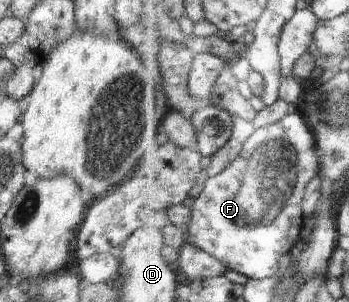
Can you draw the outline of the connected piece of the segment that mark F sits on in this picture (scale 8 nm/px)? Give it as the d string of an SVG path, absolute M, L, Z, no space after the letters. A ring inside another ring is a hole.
M287 114L283 119L269 125L269 128L265 130L257 130L251 140L245 144L245 152L217 178L211 178L211 182L207 184L205 190L199 190L190 203L192 209L192 221L187 229L189 234L189 243L195 243L199 248L210 252L215 258L225 263L225 266L229 270L239 270L241 274L248 276L250 279L273 279L281 278L281 258L285 254L289 254L297 242L301 242L303 245L303 230L307 230L307 202L303 202L307 198L307 186L311 186L311 182L315 182L315 176L319 176L321 172L321 156L319 156L319 150L317 150L317 136L313 134L313 130L309 128L307 118L303 118L301 114Z

